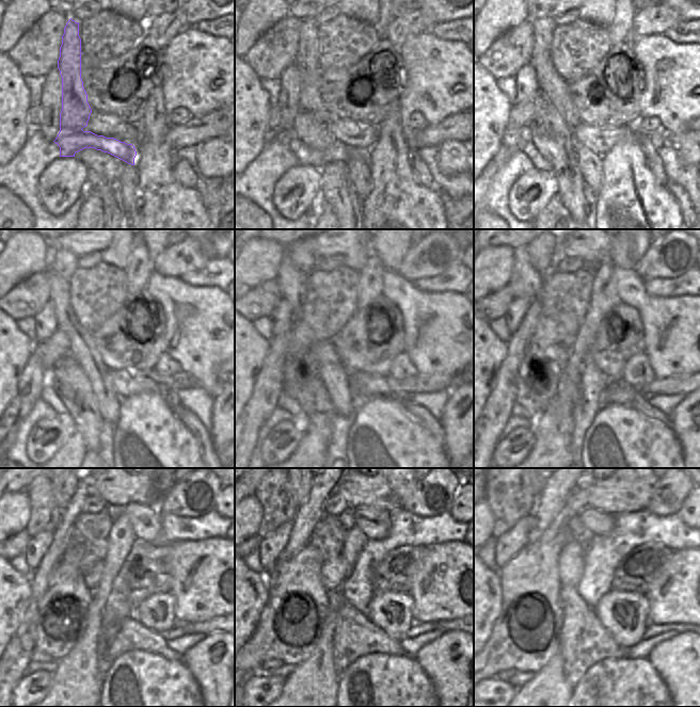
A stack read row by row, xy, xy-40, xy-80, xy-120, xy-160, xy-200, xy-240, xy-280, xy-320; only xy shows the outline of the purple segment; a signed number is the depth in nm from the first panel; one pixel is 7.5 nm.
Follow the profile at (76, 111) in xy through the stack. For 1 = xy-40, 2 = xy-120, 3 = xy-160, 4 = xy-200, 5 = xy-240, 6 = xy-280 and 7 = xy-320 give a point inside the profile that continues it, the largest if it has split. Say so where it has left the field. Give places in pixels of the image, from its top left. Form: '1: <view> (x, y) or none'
1: xy-40 (313, 144)
2: xy-120 (67, 389)
3: xy-160 (313, 401)
4: xy-200 (540, 251)
5: xy-240 (63, 489)
6: xy-280 (300, 489)
7: xy-320 (537, 489)

